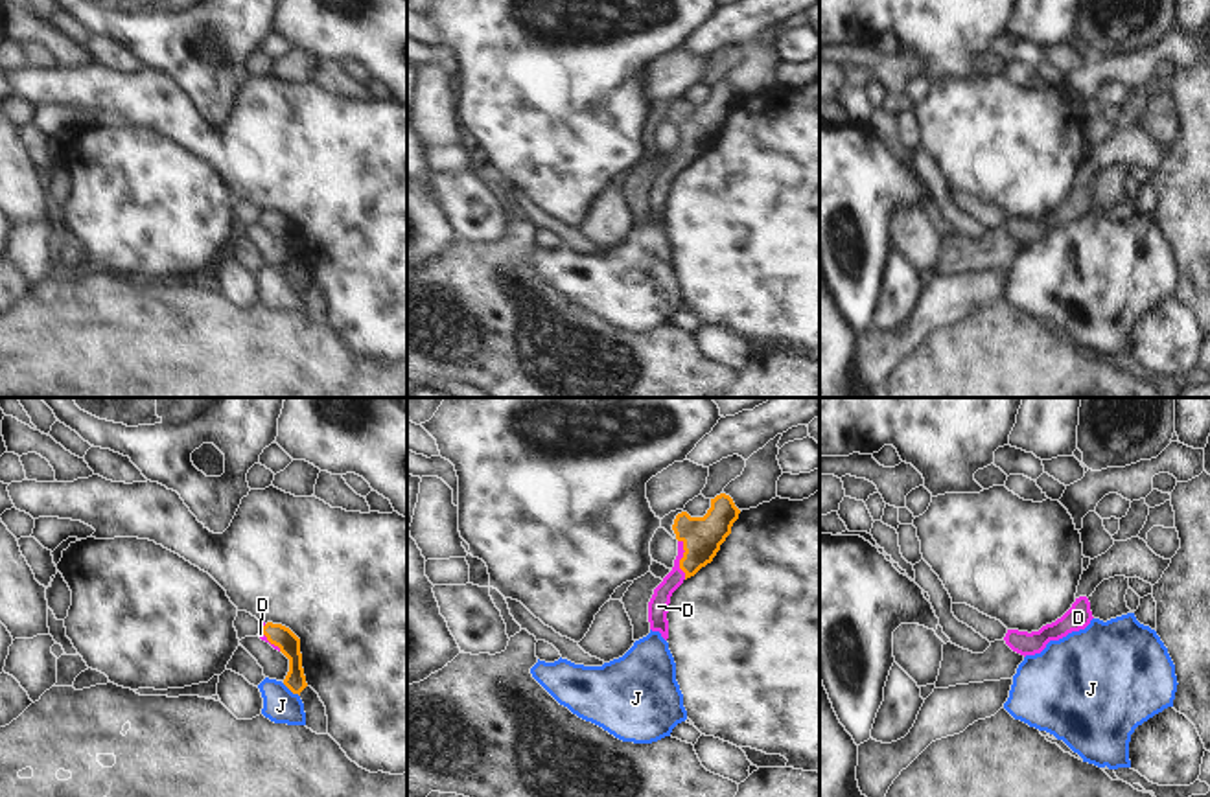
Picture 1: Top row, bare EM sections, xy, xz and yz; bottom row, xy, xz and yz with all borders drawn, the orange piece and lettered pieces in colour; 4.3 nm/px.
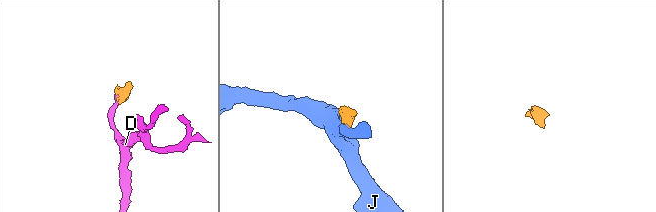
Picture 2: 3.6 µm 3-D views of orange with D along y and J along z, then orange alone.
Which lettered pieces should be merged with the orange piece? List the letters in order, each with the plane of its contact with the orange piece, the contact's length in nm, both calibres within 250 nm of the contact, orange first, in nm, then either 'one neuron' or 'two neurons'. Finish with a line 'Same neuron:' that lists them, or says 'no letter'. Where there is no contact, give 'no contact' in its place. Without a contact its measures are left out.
D: meets orange in xz; contact 180 nm long; 180 nm thick on the orange side, 90 nm on the other; one neuron
J: meets orange in xy; contact 100 nm long; 100 nm thick on the orange side, 160 nm on the other; two neurons
Same neuron: D

